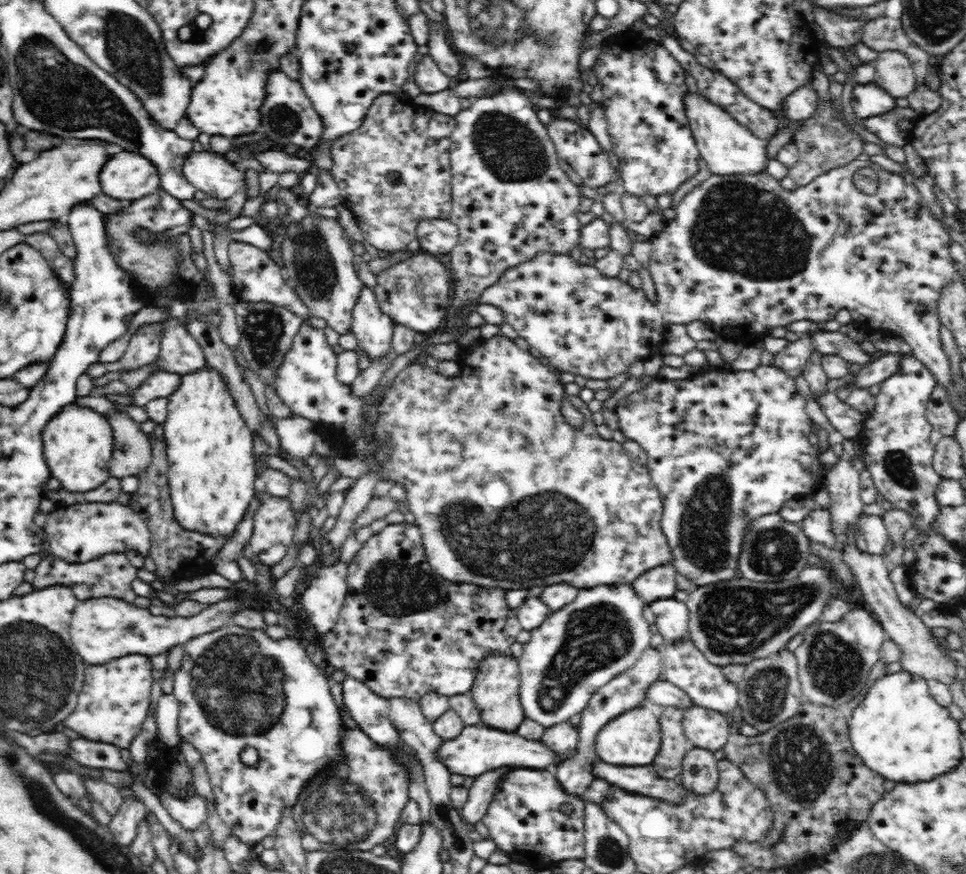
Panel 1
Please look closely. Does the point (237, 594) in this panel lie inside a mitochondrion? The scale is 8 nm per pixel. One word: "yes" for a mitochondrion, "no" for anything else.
no

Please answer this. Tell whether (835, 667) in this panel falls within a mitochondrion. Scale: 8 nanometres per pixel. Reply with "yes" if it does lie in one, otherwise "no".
yes

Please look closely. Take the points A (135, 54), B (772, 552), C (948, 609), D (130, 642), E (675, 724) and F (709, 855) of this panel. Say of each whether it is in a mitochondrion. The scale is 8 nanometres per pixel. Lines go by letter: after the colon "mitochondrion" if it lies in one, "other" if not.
A: mitochondrion
B: mitochondrion
C: other
D: other
E: other
F: other

